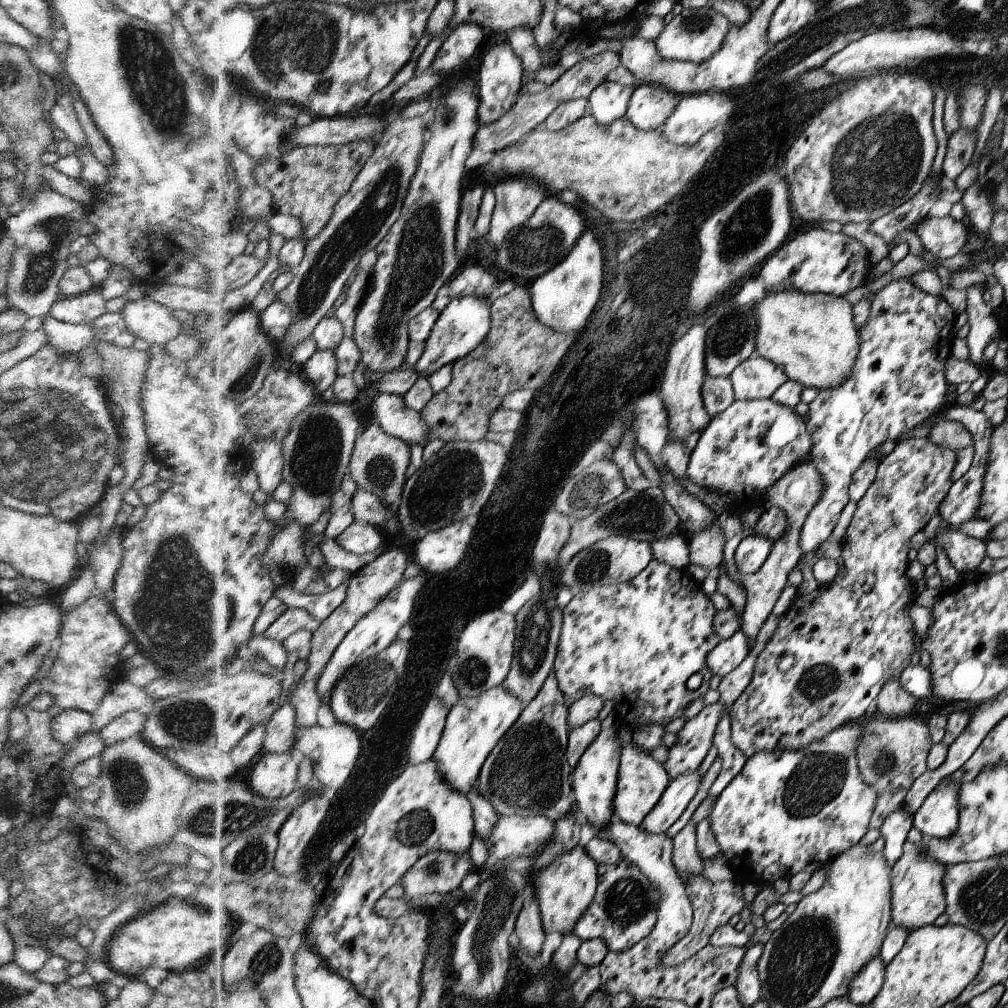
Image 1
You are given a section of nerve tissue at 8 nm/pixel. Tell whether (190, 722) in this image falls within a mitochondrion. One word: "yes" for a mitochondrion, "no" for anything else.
yes

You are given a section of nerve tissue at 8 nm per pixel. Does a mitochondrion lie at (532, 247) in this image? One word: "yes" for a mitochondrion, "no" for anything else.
yes

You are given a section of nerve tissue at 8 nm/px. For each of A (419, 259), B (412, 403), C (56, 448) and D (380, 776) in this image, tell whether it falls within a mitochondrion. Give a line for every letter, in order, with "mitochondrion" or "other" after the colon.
A: mitochondrion
B: other
C: mitochondrion
D: other

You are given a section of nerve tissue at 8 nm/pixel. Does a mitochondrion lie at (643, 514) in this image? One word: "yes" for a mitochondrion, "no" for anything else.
yes

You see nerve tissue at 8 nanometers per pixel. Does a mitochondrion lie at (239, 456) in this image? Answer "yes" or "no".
no

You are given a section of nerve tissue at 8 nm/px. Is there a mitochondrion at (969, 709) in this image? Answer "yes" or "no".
no

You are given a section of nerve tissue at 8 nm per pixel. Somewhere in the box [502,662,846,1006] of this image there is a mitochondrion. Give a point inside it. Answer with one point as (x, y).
(627, 904)

